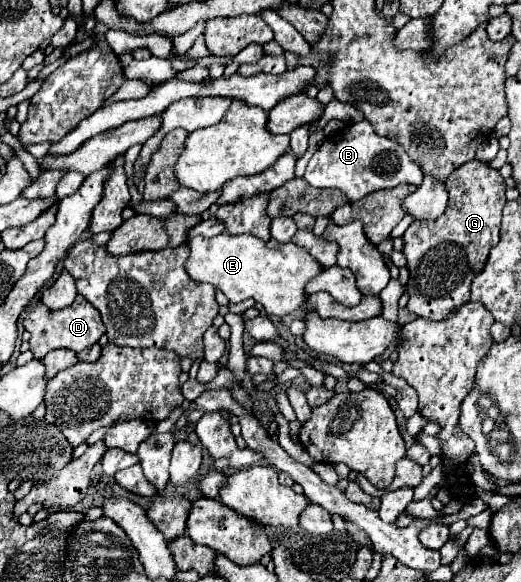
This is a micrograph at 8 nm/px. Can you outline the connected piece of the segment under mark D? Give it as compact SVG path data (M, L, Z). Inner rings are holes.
M80 294L72 302L72 306L66 306L62 310L48 310L42 302L38 302L30 310L30 314L24 318L24 328L32 334L30 350L34 352L34 356L38 360L42 360L48 352L52 352L56 348L68 348L74 352L82 352L82 350L90 348L92 344L96 344L100 340L100 336L106 332L100 312Z

